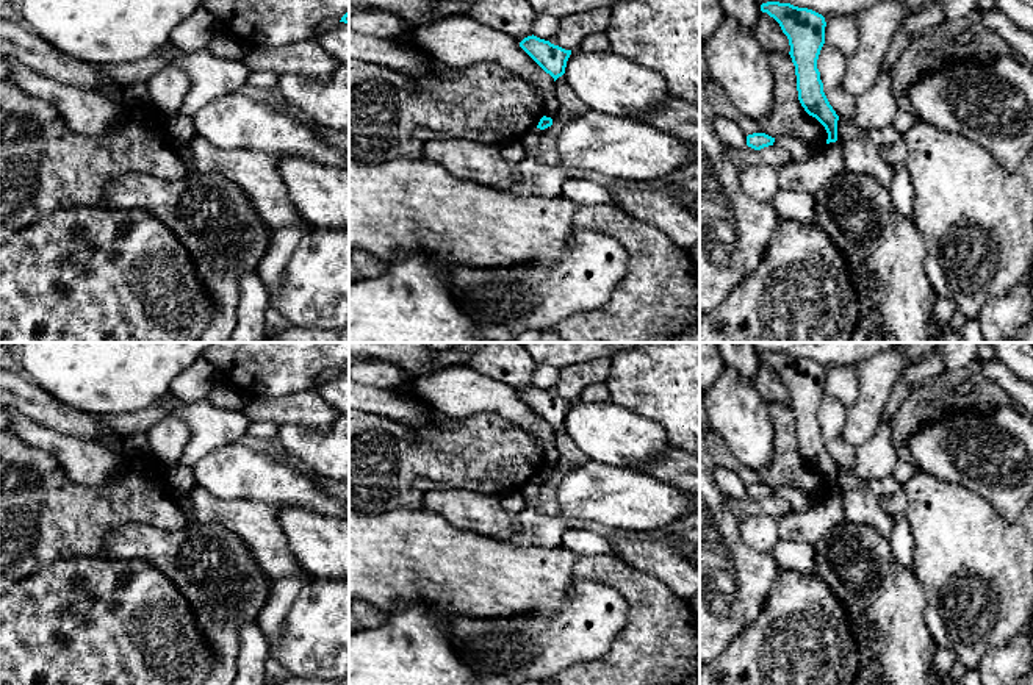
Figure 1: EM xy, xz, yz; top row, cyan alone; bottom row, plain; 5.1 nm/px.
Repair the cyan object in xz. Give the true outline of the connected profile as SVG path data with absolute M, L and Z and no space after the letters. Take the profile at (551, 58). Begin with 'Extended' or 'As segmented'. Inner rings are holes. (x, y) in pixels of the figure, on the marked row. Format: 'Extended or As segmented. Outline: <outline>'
As segmented. Outline: M527 36L520 42L520 47L546 72L554 81L565 74L567 61L571 50L565 50L549 41L537 36Z

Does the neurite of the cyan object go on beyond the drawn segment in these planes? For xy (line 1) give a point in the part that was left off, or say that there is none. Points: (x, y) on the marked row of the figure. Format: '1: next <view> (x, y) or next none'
1: next none

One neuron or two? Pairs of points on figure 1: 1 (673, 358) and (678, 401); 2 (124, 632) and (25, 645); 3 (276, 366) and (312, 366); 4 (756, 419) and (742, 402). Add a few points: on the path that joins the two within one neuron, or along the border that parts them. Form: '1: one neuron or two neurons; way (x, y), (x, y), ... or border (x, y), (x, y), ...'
1: one neuron; way (680, 369), (680, 390)
2: one neuron; way (99, 645), (50, 645)
3: one neuron; way (285, 366), (302, 366)
4: one neuron; way (752, 415), (744, 407)

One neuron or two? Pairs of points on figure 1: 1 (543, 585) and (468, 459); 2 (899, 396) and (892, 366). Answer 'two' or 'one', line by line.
1: two
2: two

